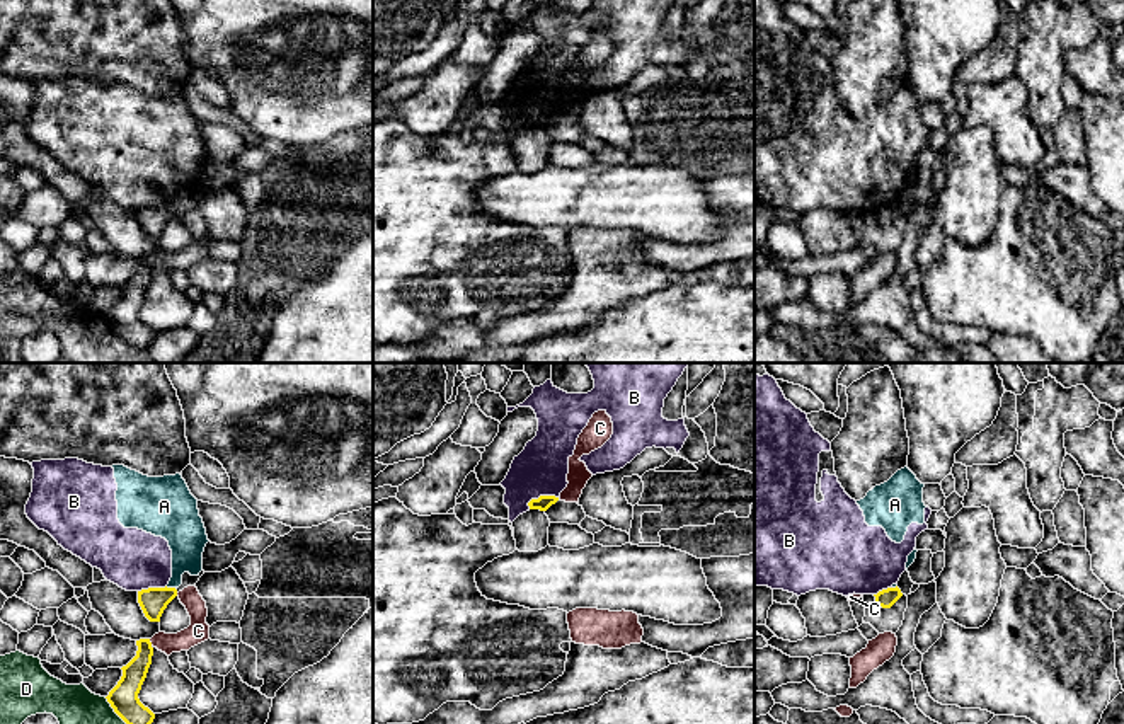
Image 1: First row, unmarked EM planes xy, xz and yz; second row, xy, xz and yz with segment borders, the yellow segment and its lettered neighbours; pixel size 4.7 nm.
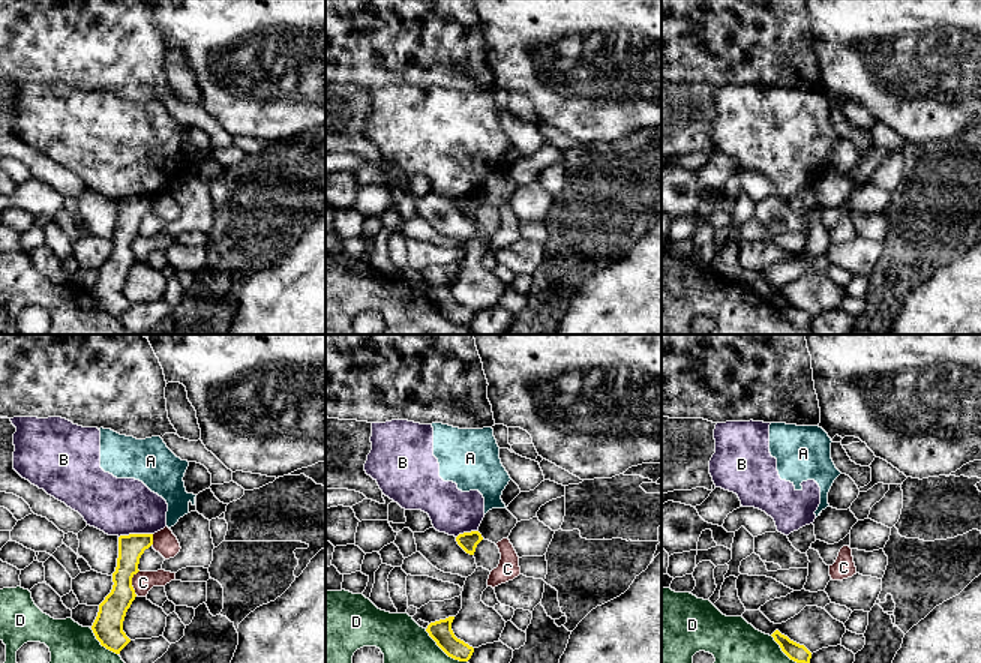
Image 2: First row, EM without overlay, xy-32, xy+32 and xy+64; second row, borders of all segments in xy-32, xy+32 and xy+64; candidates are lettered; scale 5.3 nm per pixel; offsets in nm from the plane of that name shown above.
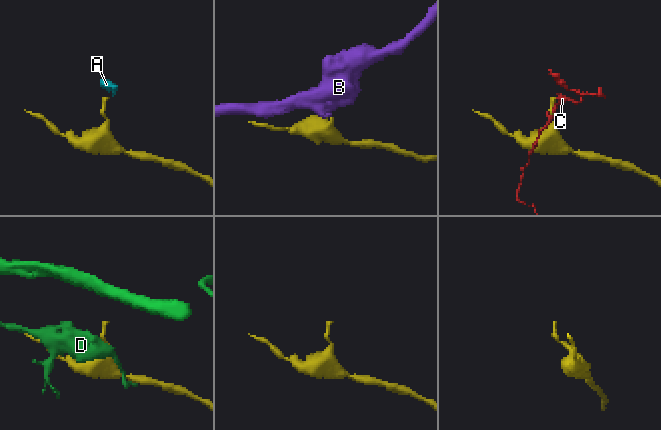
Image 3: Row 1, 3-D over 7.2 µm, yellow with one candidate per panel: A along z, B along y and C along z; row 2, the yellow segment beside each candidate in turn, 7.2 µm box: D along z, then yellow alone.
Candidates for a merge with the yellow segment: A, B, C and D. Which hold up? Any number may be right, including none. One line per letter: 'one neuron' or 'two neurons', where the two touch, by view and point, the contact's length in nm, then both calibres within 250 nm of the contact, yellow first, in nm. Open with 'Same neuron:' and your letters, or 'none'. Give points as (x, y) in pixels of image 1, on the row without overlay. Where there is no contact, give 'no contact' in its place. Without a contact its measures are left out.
Same neuron: none
A: two neurons; contact xy (171, 206); length 50 nm; calibres 130 and 180 nm
B: two neurons; contact xz (542, 114); length 160 nm; calibres 70 and 240 nm
C: two neurons; contact xy (150, 261); length 40 nm; calibres 110 and 100 nm
D: two neurons; contact xy (123, 338); length 260 nm; calibres 140 and 340 nm

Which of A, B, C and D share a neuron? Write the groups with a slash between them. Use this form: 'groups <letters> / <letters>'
groups A B / C / D

